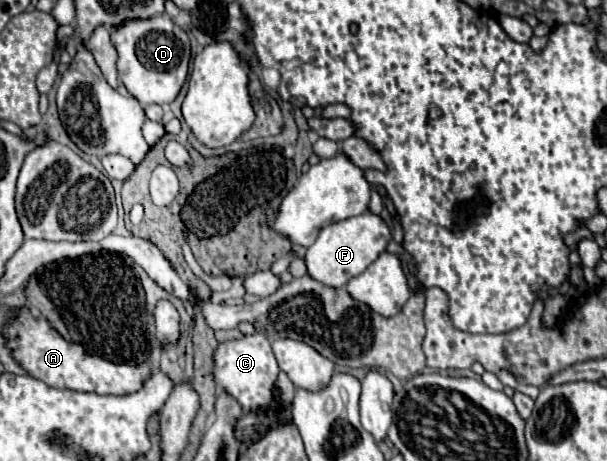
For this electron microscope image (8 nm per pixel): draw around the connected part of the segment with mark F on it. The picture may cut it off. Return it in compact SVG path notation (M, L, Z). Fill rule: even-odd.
M369 210L359 216L351 216L341 222L329 224L321 230L315 244L311 244L307 250L305 256L307 272L311 274L311 278L327 286L335 286L335 288L345 286L353 276L359 276L371 262L375 262L381 252L385 252L391 238L393 236L385 220L379 214L373 214Z

